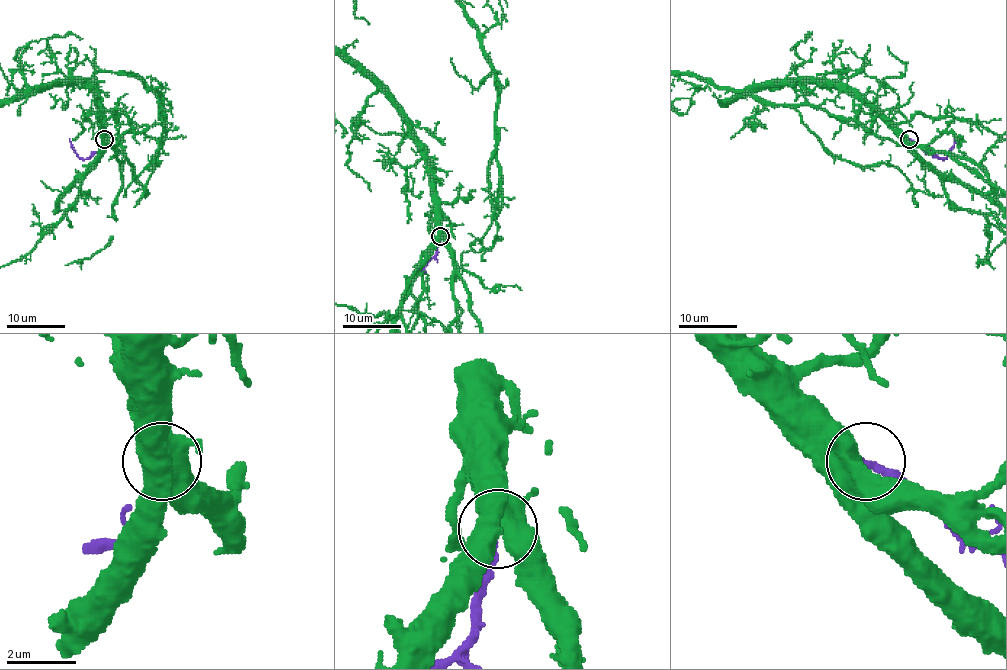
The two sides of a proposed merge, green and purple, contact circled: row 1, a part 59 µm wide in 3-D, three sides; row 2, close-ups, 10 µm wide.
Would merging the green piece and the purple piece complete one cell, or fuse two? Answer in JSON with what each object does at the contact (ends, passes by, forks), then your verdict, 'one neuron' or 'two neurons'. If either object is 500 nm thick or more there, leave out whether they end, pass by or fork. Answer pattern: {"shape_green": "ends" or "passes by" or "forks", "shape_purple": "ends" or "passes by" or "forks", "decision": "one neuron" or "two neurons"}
{"decision": "one neuron"}

